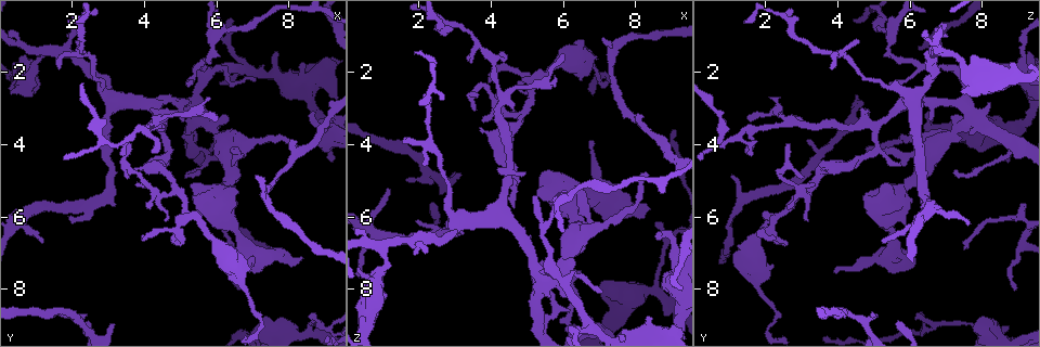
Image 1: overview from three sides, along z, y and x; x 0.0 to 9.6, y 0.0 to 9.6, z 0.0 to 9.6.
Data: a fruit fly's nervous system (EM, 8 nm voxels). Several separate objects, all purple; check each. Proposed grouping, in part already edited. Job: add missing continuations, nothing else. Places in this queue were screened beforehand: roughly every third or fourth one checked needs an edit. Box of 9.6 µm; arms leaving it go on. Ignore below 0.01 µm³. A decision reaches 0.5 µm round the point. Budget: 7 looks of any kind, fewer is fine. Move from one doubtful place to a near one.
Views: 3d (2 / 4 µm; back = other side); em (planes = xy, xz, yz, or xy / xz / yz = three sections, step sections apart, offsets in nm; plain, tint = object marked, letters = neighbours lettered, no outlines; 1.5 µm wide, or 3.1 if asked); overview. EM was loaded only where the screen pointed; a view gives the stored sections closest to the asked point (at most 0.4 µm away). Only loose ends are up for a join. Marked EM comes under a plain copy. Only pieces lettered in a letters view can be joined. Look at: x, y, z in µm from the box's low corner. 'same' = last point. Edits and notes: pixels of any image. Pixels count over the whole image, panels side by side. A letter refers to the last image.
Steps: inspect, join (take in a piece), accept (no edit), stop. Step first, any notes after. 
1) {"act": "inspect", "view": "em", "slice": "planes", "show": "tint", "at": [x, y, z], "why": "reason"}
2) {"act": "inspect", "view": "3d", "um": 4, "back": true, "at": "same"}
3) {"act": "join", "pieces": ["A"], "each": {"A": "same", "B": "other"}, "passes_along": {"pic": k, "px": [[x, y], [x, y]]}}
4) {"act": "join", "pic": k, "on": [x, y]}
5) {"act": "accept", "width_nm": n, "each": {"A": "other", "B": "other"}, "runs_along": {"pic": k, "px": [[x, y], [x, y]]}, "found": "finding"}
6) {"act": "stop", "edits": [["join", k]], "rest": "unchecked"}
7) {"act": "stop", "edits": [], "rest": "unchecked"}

{"act": "inspect", "view": "3d", "um": 2, "at": [2.30, 0.65, 6.95], "why": "branch stops here"}

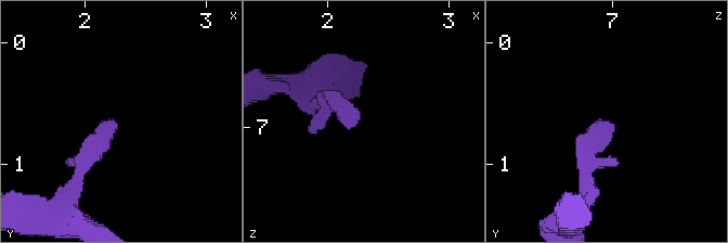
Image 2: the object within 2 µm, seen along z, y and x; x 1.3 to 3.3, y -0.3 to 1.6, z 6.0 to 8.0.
{"act": "inspect", "view": "em", "slice": "planes", "show": "letters", "at": [2.22, 0.64, 6.96]}

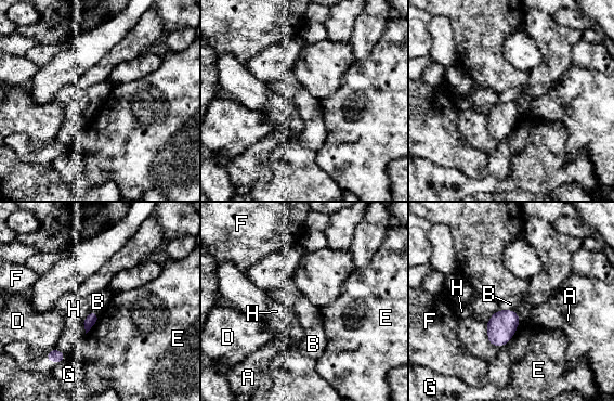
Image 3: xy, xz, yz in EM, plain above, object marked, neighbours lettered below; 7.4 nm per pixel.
{"act": "accept", "each": {"A": "other", "B": "other", "D": "other", "E": "other", "F": "other", "G": "other", "H": "other"}, "found": "none of them fits"}

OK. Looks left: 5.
{"act": "inspect", "view": "em", "slice": "xy", "step": 8, "show": "letters", "at": [1.10, 6.70, 5.25], "why": "branch stops here"}

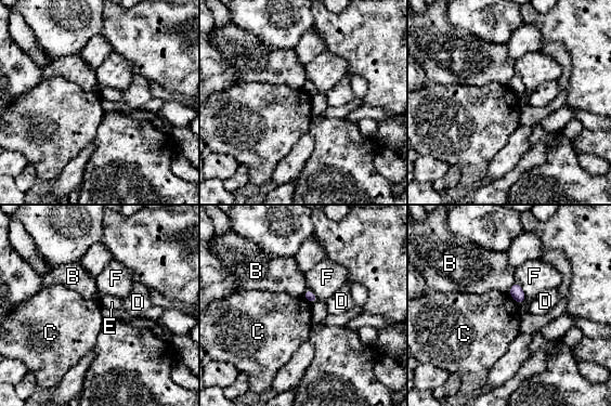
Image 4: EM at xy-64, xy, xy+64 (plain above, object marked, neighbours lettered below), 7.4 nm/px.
{"act": "accept", "each": {"B": "other", "C": "other", "D": "other", "E": "other", "F": "other"}, "found": "none of them fits"}

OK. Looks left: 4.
{"act": "inspect", "view": "em", "slice": "planes", "show": "letters", "at": [1.65, 8.70, 5.00], "why": "free end"}

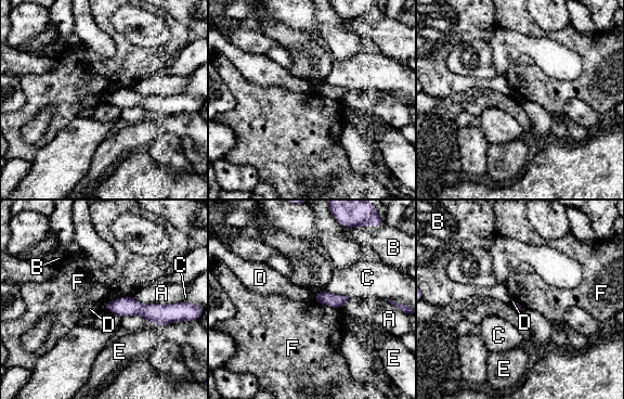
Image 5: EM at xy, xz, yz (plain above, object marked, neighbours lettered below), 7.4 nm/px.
{"act": "accept", "each": {"A": "other", "B": "other", "C": "other", "D": "other", "E": "other", "F": "other"}, "border": {"pic": 5, "px": [[132, 295], [119, 296], [103, 305]]}, "found": "no lettered piece goes on from it"}

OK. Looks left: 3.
{"act": "stop", "edits": [], "rest": "unchecked"}

